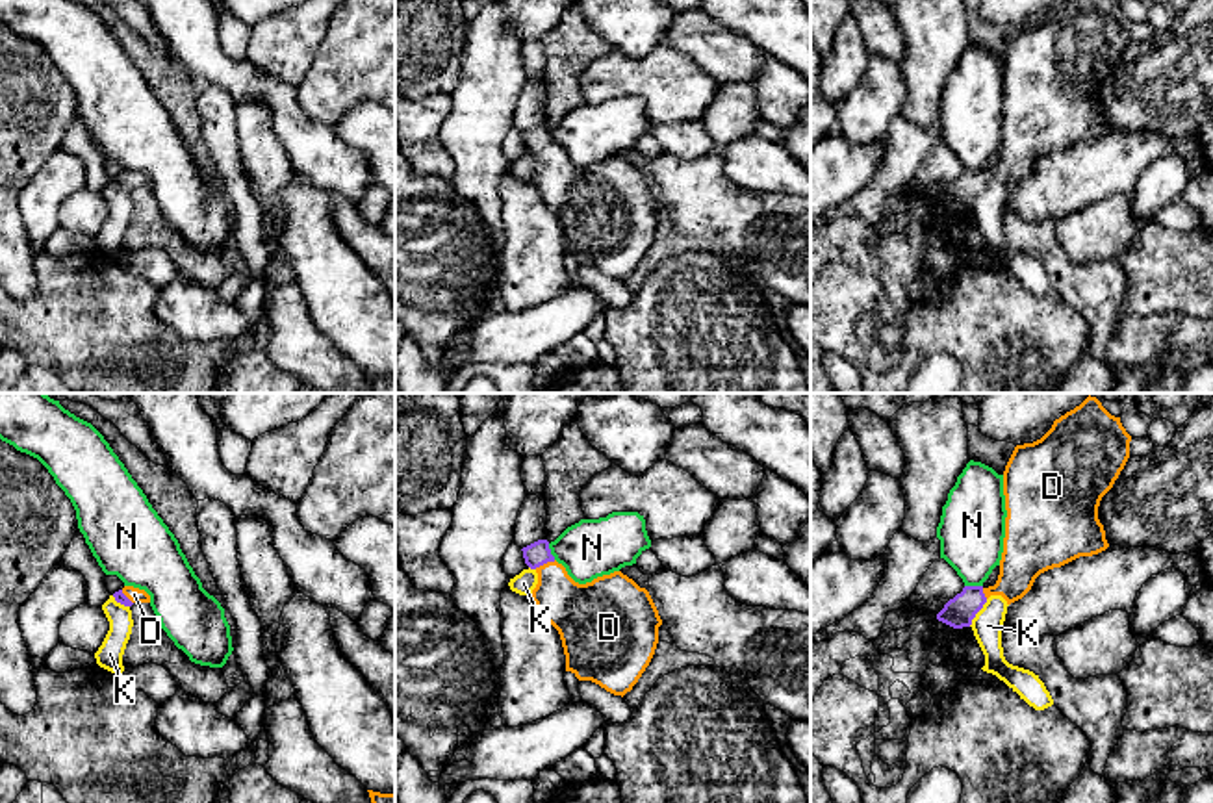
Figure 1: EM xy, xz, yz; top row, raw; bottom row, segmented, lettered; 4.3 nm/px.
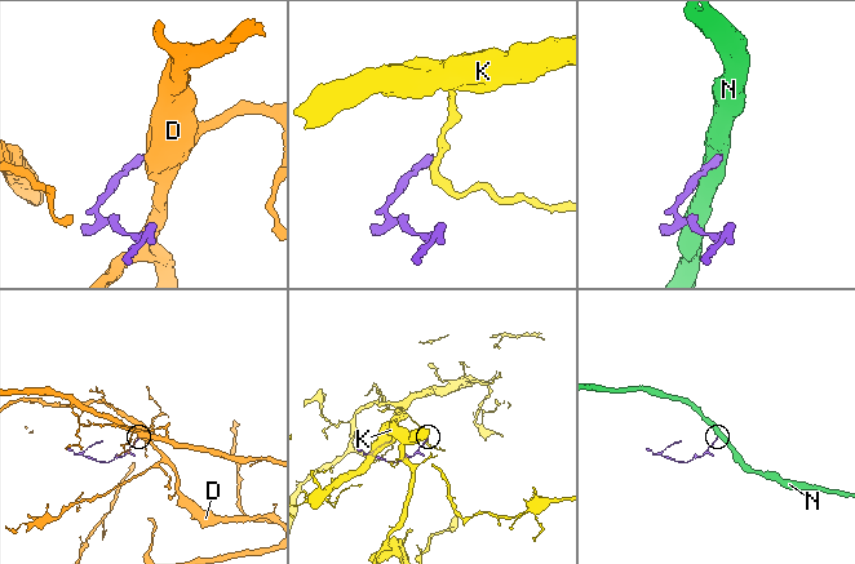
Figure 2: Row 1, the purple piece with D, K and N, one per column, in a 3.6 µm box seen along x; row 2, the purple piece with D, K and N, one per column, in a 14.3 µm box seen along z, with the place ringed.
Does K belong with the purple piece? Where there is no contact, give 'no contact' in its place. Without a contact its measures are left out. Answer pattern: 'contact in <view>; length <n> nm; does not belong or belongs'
contact in yz; length 150 nm; does not belong

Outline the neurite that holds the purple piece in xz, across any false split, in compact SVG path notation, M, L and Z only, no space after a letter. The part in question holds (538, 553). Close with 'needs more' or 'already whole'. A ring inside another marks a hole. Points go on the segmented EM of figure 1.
M547 540L521 551L538 573L530 597L560 634L566 671L623 697L658 644L662 619L649 592L621 571L575 582L551 554Z; needs more

